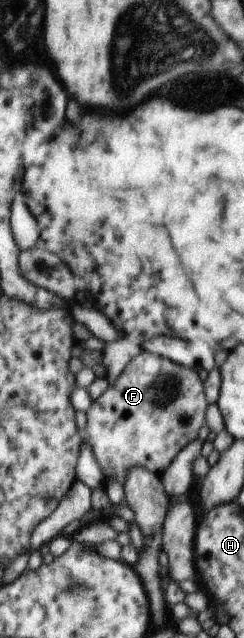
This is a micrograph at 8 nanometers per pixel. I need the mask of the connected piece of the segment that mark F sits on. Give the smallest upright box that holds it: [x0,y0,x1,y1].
[81,351,207,486]

